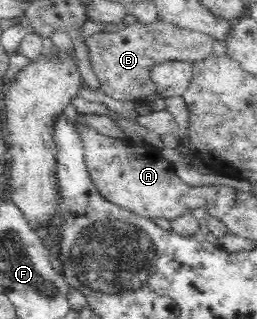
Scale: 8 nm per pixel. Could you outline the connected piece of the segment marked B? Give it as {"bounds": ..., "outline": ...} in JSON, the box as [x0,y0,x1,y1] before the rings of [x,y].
{"bounds":[85,18,216,101],"outline":[[[161,18],[151,24],[133,23],[118,28],[115,32],[99,31],[85,40],[88,48],[90,63],[93,66],[93,72],[97,75],[100,82],[100,89],[107,95],[119,101],[126,100],[147,100],[146,97],[155,95],[155,83],[150,78],[151,70],[157,62],[165,62],[165,60],[185,60],[189,62],[197,62],[203,60],[213,52],[216,38],[210,34],[199,32],[198,30],[189,30],[181,28],[172,22],[163,21]]]}

